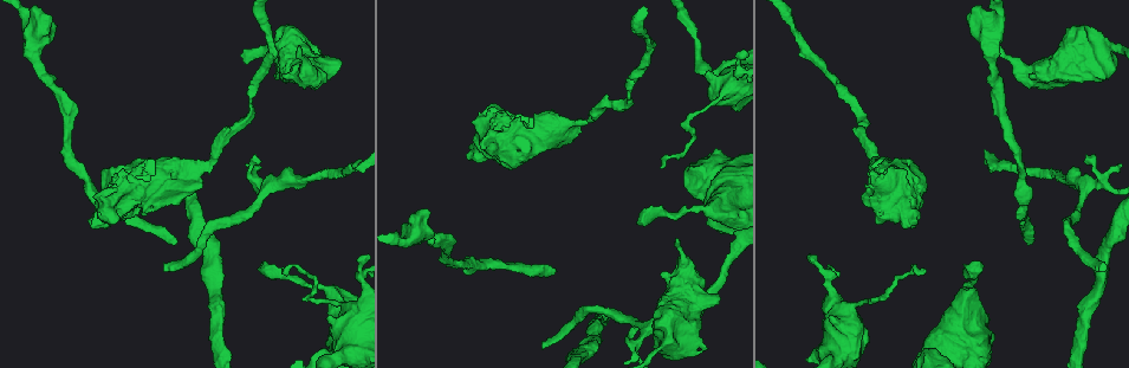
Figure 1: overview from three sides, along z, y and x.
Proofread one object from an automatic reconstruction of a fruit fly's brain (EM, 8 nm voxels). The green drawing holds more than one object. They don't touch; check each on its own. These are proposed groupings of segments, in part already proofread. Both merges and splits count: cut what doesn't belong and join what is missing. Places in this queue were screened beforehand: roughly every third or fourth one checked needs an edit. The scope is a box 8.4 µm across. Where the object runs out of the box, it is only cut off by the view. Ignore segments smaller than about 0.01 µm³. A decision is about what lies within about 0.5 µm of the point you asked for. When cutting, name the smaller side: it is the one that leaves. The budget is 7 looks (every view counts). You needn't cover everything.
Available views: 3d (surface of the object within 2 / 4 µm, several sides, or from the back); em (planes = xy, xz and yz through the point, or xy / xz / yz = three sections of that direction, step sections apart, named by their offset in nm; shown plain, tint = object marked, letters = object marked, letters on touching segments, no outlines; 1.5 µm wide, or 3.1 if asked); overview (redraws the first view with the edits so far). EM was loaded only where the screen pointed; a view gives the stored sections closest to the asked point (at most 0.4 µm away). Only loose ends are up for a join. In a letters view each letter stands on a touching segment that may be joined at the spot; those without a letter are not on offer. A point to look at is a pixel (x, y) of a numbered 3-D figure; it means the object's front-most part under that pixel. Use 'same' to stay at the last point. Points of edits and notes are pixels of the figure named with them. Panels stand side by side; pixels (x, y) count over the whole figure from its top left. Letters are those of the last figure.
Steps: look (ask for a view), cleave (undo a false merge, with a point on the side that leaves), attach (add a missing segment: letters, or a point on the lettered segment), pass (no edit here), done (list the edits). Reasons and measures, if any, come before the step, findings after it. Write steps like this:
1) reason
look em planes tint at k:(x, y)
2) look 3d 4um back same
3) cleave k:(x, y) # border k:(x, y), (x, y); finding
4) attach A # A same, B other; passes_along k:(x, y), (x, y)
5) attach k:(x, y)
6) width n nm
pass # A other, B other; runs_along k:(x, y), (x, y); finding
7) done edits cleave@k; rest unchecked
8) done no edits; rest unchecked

branch stops here
look em planes tint at 1:(707, 72)

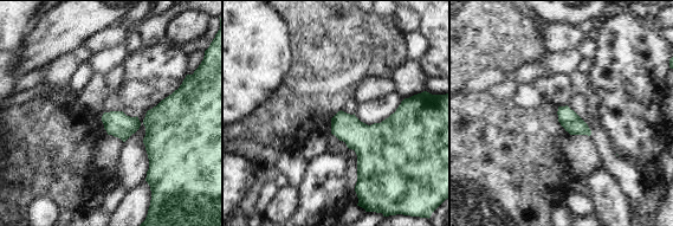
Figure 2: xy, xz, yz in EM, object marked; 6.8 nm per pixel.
look em planes letters same

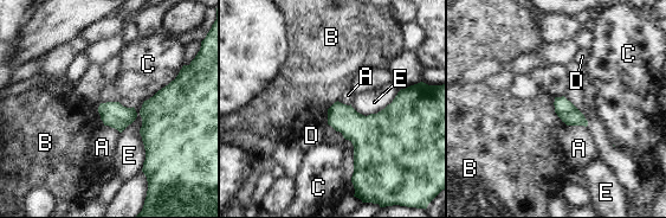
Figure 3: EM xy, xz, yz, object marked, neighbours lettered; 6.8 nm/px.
longest_contact E 480 nm
pass # A other, B other, C other, D other, E other; border 3:(554, 110), (558, 116); none of them fits

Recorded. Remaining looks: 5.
narrows sharply
look 3d 4um at 1:(590, 121)

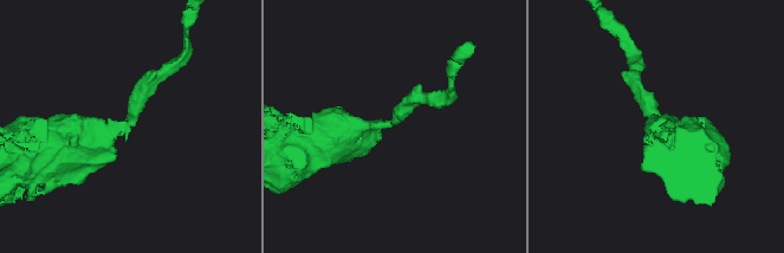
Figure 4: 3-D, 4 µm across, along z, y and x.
now the EM
look em xy step 8 tint at 4:(393, 120)

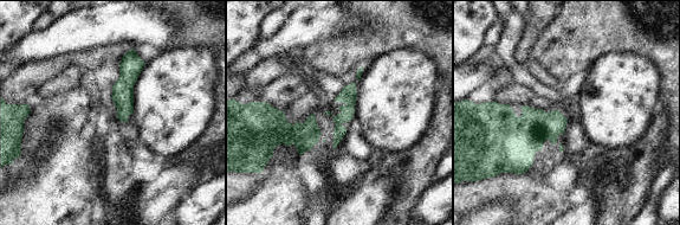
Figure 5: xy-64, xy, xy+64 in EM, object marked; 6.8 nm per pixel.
look em xy step 8 letters same

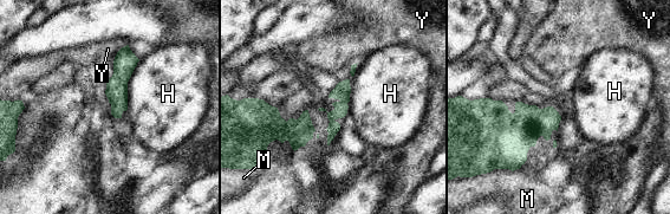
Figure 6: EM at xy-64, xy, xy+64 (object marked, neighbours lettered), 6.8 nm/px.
pass # H other, M other, Y other; one neuron here

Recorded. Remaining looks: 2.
free end
look em yz step 8 letters at 1:(257, 157)

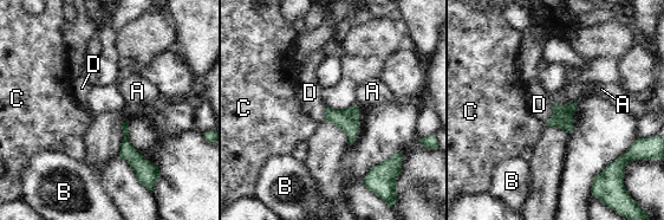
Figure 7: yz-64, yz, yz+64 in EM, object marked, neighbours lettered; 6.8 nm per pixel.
another direction
look em planes letters same

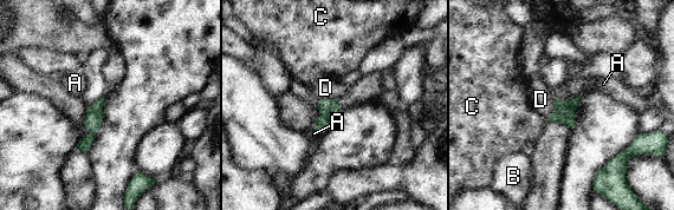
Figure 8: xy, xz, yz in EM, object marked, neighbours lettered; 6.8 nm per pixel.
pass # A other, B other, C other, D other; runs_along 8:(101, 102), (84, 149); none of them fits

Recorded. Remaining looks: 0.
done no edits; rest unchecked

